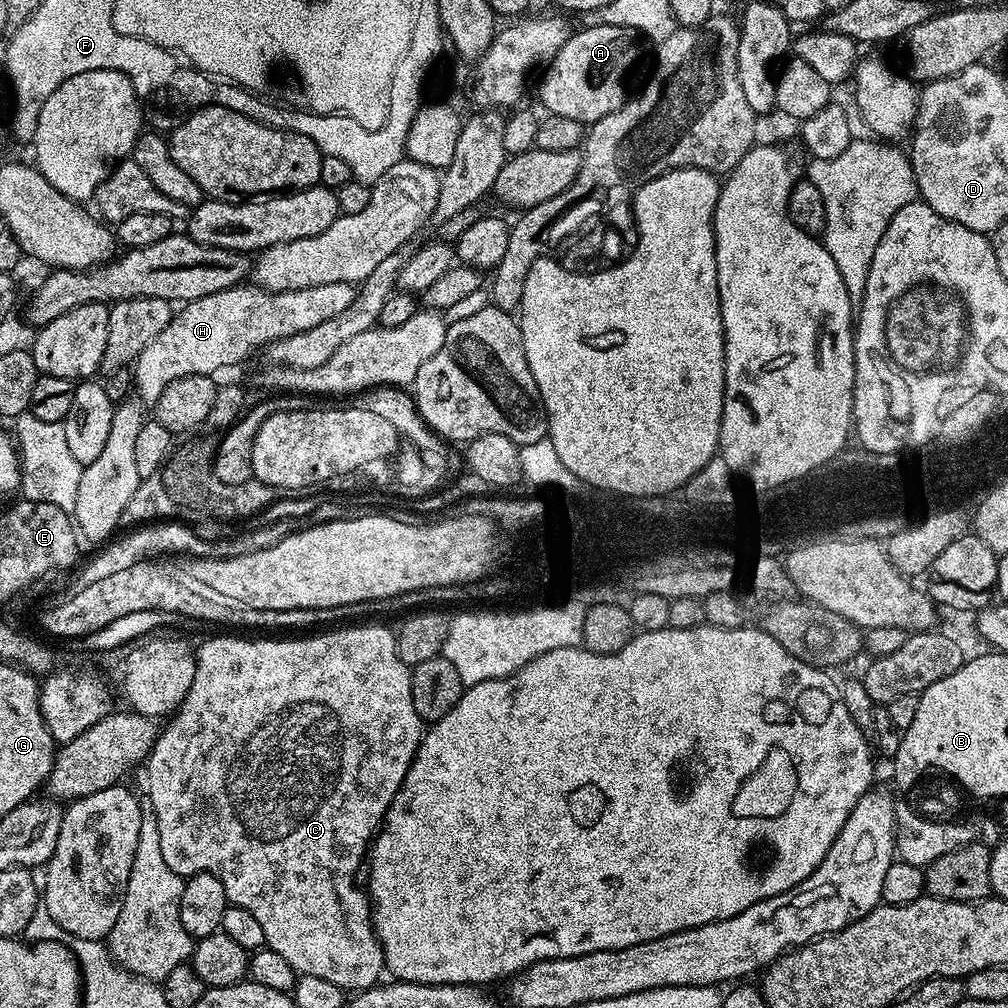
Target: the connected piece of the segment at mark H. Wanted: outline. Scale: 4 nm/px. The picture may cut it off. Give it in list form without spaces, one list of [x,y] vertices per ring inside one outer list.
[[[330,282],[330,286],[314,286],[306,290],[286,290],[285,292],[268,292],[255,286],[237,286],[227,288],[218,294],[210,294],[206,298],[187,301],[184,308],[175,313],[172,321],[142,350],[142,354],[134,361],[134,392],[145,405],[154,406],[158,398],[162,398],[162,390],[170,386],[170,382],[178,382],[178,378],[186,378],[190,374],[211,376],[219,373],[219,368],[228,368],[231,364],[240,364],[251,352],[267,349],[272,343],[310,330],[320,322],[341,314],[356,299],[357,289],[346,282]]]

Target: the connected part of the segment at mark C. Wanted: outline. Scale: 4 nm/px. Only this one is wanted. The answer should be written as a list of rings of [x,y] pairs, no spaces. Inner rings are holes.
[[[364,622],[359,626],[344,626],[339,630],[324,630],[321,636],[304,636],[301,640],[239,640],[236,636],[212,636],[209,640],[204,640],[200,644],[200,649],[195,649],[196,669],[194,670],[194,682],[190,682],[190,690],[186,694],[186,698],[180,703],[180,707],[176,709],[174,715],[167,721],[168,724],[163,725],[162,731],[156,737],[156,744],[152,747],[146,761],[146,769],[148,768],[148,792],[146,798],[154,806],[154,814],[158,818],[158,842],[162,842],[162,858],[166,858],[166,866],[170,866],[170,870],[174,870],[174,874],[189,878],[197,875],[199,872],[209,872],[216,875],[222,882],[222,886],[226,890],[226,898],[229,905],[241,908],[242,910],[250,910],[250,914],[254,914],[254,919],[262,926],[262,934],[264,935],[264,943],[270,949],[274,950],[274,954],[282,954],[282,958],[286,958],[286,962],[297,974],[302,976],[313,976],[314,978],[326,978],[326,982],[334,982],[334,986],[345,990],[363,990],[366,988],[374,988],[381,983],[382,977],[385,975],[384,967],[384,951],[380,945],[380,940],[372,926],[372,910],[367,899],[360,900],[360,896],[356,893],[356,888],[352,883],[356,880],[356,871],[361,871],[362,865],[366,860],[366,853],[369,851],[370,845],[378,831],[383,825],[384,815],[388,812],[388,807],[392,805],[392,799],[398,794],[398,790],[402,786],[402,782],[406,778],[408,768],[412,764],[412,759],[416,757],[416,751],[421,740],[424,739],[426,731],[425,721],[418,718],[418,710],[414,710],[414,694],[412,693],[412,668],[402,662],[402,658],[398,658],[398,650],[396,649],[396,632],[393,629],[383,628],[380,622]]]

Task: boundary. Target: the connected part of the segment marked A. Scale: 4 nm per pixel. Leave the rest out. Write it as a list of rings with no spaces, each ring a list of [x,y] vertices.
[[[593,23],[592,28],[584,28],[581,32],[573,31],[562,50],[543,69],[544,81],[540,84],[540,100],[544,103],[544,112],[574,118],[574,122],[582,122],[585,126],[597,124],[606,114],[614,114],[629,99],[628,75],[636,64],[637,37],[622,26]]]

